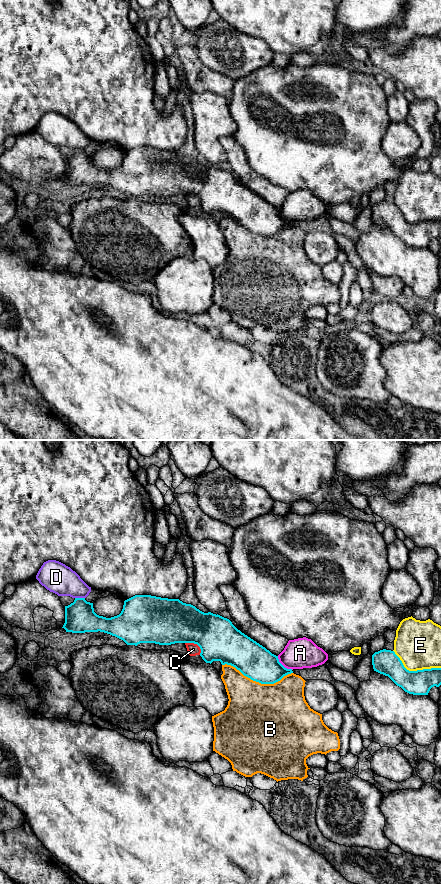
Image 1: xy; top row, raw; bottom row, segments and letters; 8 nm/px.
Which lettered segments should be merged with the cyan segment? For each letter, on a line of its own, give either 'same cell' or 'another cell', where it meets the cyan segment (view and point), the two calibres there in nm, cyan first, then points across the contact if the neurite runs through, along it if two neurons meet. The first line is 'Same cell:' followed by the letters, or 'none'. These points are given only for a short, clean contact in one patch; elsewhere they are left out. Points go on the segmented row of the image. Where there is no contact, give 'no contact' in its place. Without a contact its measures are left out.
Same cell: none
A: another cell; contact xy (282, 665); calibres 280 and 240 nm
B: another cell; contact xy (257, 681); calibres 280 and 480 nm
C: another cell; contact xy (196, 643); calibres 340 and 100 nm; border xy (185, 642), (195, 643), (200, 649), (200, 654)
D: another cell; contact xy (80, 598); calibres 240 and 240 nm
E: another cell; contact xy (415, 671); calibres 200 and 380 nm

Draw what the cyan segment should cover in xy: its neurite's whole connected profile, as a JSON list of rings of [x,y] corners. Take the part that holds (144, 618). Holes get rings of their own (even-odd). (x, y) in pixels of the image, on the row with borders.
[[[135,595],[124,601],[119,615],[106,618],[94,612],[93,603],[87,602],[85,598],[75,598],[73,603],[65,606],[65,623],[62,628],[72,633],[100,631],[135,646],[140,643],[194,643],[200,647],[200,656],[206,663],[220,661],[222,665],[231,665],[244,676],[261,684],[274,684],[293,673],[292,669],[285,668],[279,662],[278,656],[238,630],[229,619],[211,612],[204,613],[179,599]]]

